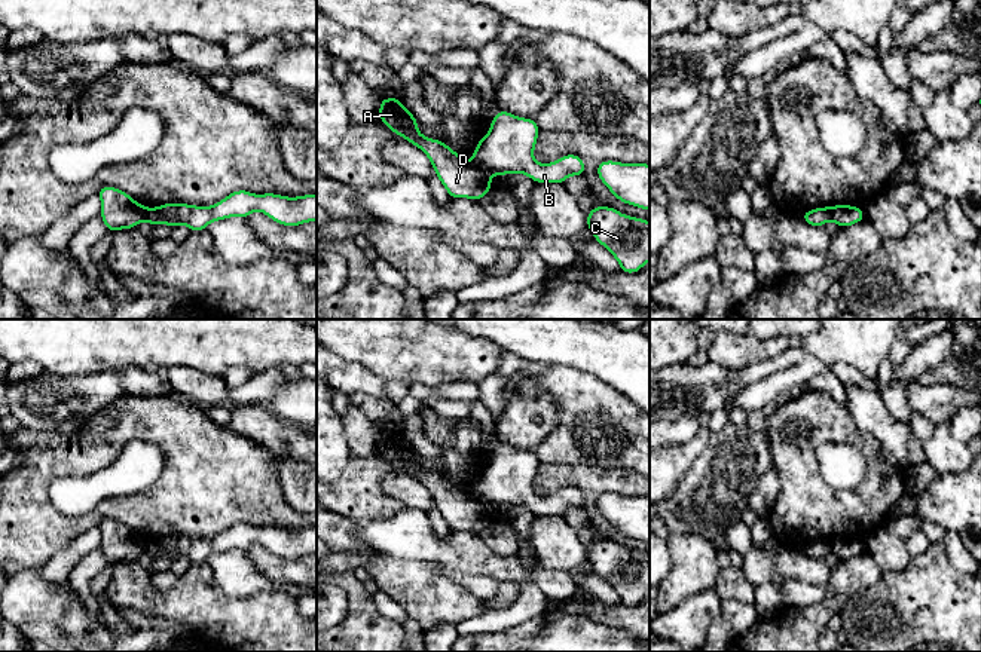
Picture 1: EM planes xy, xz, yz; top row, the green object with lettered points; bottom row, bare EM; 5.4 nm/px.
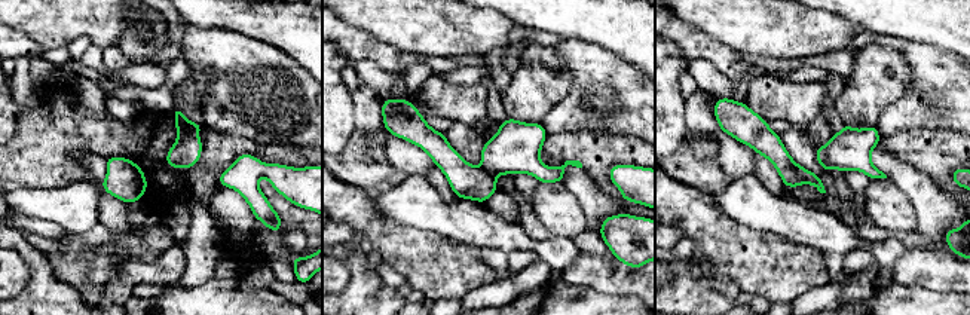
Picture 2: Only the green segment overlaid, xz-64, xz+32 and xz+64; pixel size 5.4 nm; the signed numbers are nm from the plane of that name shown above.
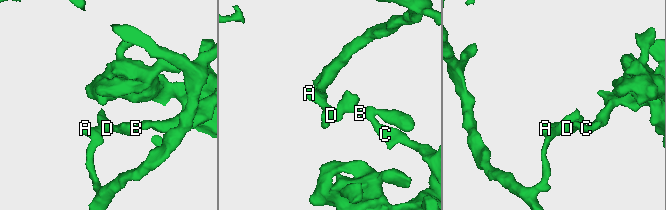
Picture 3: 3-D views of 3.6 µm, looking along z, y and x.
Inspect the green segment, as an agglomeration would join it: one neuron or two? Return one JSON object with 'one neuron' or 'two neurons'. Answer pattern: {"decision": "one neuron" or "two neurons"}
{"decision": "two neurons"}

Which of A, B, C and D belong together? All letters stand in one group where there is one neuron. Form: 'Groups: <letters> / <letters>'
Groups: A D / B C

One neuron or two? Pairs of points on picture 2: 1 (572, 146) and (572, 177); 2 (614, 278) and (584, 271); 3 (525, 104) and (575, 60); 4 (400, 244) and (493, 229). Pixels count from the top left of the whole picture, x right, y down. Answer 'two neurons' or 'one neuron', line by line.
1: two neurons
2: one neuron
3: two neurons
4: two neurons

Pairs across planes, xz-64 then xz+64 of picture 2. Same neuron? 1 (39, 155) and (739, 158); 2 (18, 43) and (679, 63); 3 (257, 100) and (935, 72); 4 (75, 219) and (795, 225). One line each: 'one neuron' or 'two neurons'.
1: two neurons
2: two neurons
3: one neuron
4: one neuron

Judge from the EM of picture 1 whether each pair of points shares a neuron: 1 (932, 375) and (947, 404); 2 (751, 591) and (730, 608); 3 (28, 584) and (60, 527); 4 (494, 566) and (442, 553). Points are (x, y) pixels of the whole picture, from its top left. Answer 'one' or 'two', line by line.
1: two
2: two
3: two
4: one

